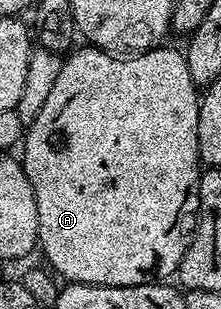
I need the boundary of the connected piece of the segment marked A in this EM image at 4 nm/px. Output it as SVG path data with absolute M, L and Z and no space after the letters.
M156 46L147 52L122 56L102 52L99 48L82 47L76 47L63 60L61 74L57 74L53 91L49 94L49 98L45 98L45 106L41 106L37 118L33 118L33 122L26 125L25 135L21 141L21 149L23 148L21 163L36 198L39 219L38 247L41 250L43 247L43 256L48 260L46 263L60 277L63 275L64 281L72 284L100 284L102 288L132 288L138 284L166 281L178 273L179 263L185 258L187 248L195 236L201 171L197 146L200 89L190 77L186 55L180 49L178 52L175 48L167 48L168 46Z

